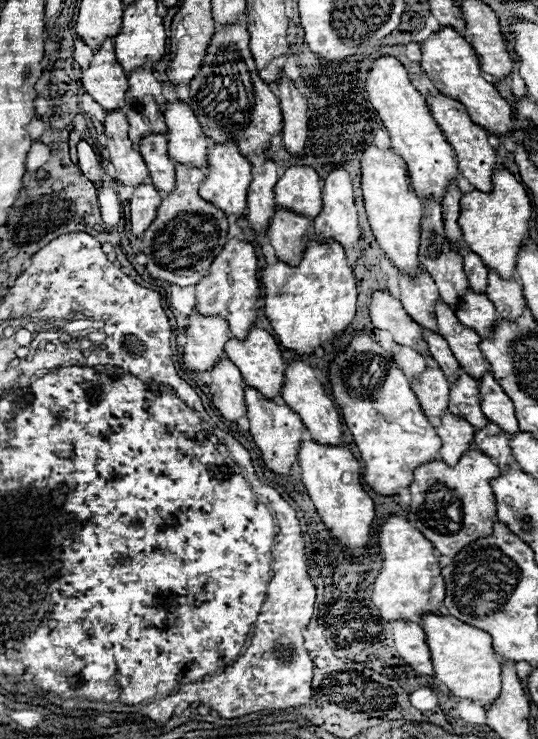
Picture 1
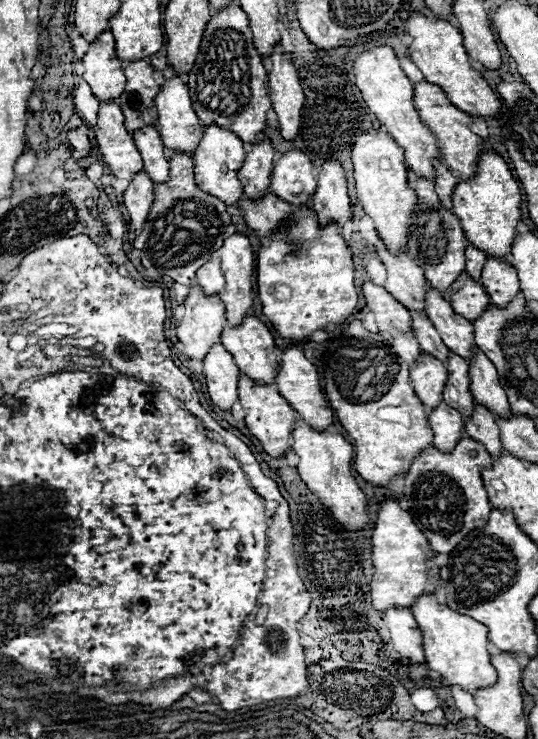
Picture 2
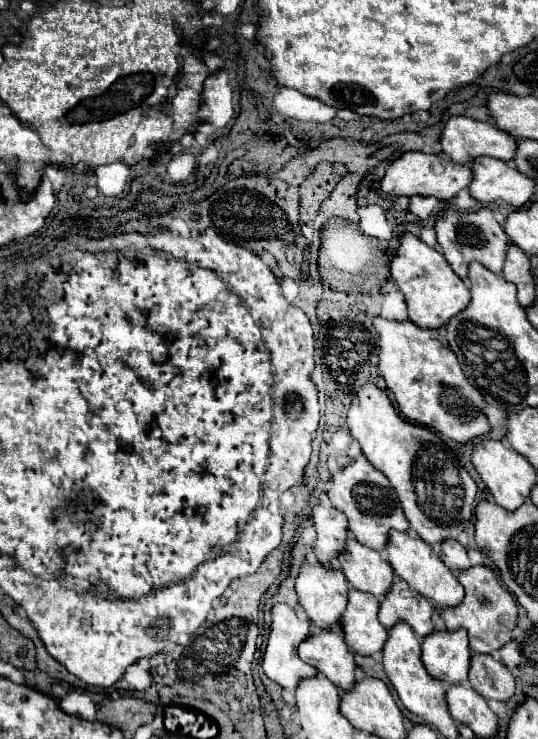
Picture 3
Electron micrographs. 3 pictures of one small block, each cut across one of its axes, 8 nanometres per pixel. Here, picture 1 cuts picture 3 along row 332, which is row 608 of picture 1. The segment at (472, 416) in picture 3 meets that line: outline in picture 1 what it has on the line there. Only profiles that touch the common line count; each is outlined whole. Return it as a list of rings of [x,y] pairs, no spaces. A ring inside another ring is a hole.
[[[390,516],[380,528],[380,554],[384,568],[374,582],[372,602],[380,610],[380,616],[388,622],[406,620],[420,624],[426,614],[440,614],[444,610],[442,600],[446,596],[444,578],[440,574],[438,556],[432,544],[418,532],[406,518]]]

